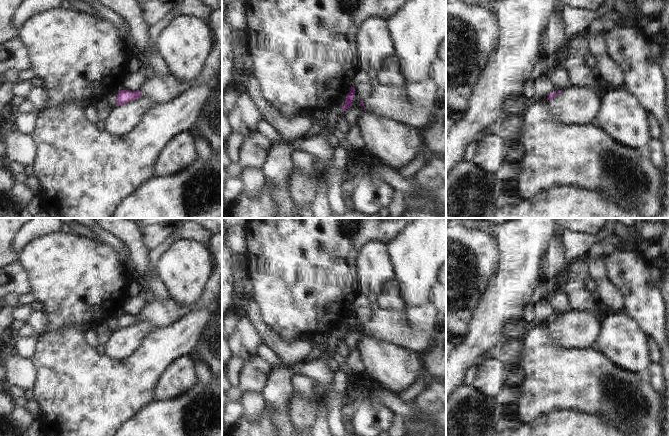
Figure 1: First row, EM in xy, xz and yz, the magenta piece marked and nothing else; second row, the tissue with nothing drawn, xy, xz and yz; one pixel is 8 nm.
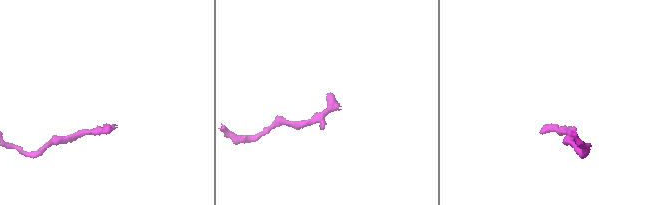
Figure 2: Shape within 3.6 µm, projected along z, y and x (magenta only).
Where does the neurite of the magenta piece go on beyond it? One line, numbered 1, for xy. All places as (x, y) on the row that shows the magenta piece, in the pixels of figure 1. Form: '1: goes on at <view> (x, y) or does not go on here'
1: goes on at xy (158, 89)

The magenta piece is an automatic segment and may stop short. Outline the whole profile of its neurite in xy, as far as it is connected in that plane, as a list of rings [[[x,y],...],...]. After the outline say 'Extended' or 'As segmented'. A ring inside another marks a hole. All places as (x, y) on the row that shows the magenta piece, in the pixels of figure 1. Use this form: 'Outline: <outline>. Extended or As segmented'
Outline: [[[222,8],[212,11],[207,23],[213,35],[213,47],[197,79],[181,81],[170,73],[162,76],[152,75],[135,92],[121,90],[117,94],[117,106],[127,104],[140,97],[146,97],[154,104],[165,104],[187,88],[198,86],[201,83],[205,83],[213,89],[217,81],[217,74],[222,67]]]. Extended

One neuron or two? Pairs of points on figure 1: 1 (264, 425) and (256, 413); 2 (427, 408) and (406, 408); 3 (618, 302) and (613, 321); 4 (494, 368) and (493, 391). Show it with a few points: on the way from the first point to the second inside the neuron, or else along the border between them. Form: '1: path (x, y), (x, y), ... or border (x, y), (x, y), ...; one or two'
1: border (266, 407), (255, 421), (250, 422), (243, 417); two
2: border (413, 402), (412, 417), (405, 424); two
3: border (616, 311), (624, 312); two
4: path (493, 374), (493, 385); one

